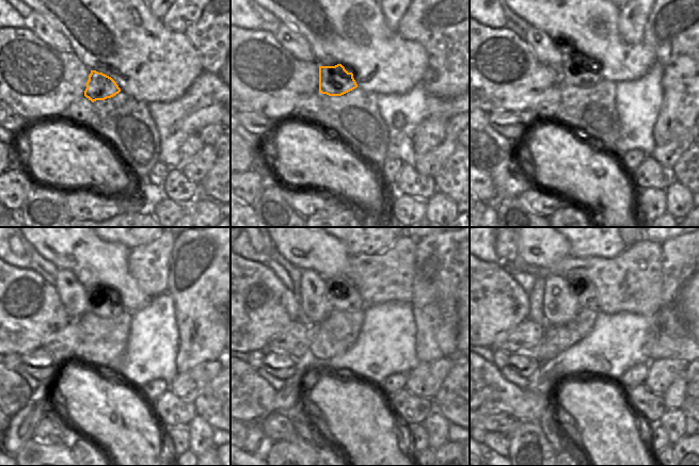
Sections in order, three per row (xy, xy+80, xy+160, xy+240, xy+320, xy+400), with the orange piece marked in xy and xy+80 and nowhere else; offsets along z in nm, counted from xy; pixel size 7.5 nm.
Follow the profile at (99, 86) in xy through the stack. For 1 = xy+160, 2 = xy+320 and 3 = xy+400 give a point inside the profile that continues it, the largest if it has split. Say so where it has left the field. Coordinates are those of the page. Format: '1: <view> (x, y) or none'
1: xy+160 (570, 73)
2: xy+320 (352, 302)
3: xy+400 (582, 287)

